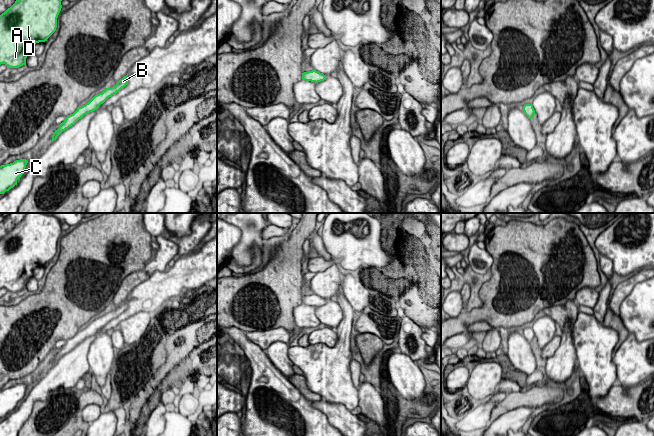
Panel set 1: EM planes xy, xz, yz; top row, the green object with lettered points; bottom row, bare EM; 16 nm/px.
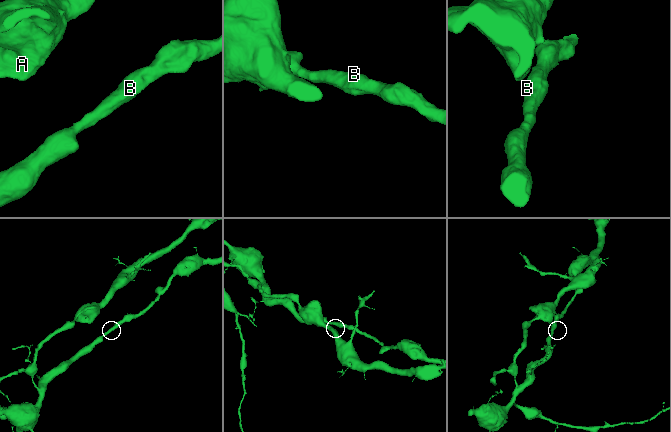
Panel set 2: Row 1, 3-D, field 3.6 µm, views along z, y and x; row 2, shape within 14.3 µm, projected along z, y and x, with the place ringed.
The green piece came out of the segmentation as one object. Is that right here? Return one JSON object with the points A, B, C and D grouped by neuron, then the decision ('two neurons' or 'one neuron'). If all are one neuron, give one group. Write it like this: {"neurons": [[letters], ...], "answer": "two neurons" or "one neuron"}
{"neurons": [["A", "C", "D"], ["B"]], "answer": "two neurons"}

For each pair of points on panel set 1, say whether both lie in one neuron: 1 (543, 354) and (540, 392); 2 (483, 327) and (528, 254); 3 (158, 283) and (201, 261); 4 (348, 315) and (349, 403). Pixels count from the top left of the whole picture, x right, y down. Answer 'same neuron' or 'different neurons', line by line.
1: different neurons
2: different neurons
3: same neuron
4: same neuron

